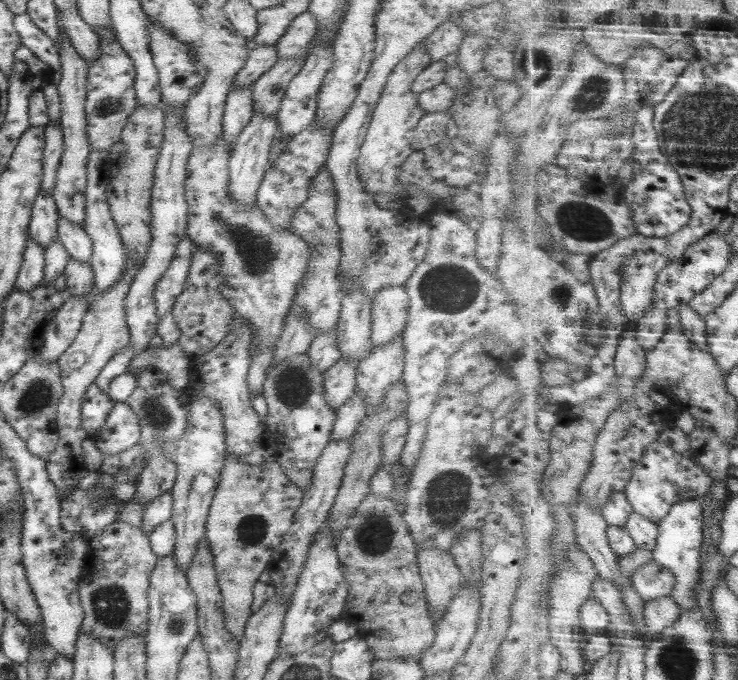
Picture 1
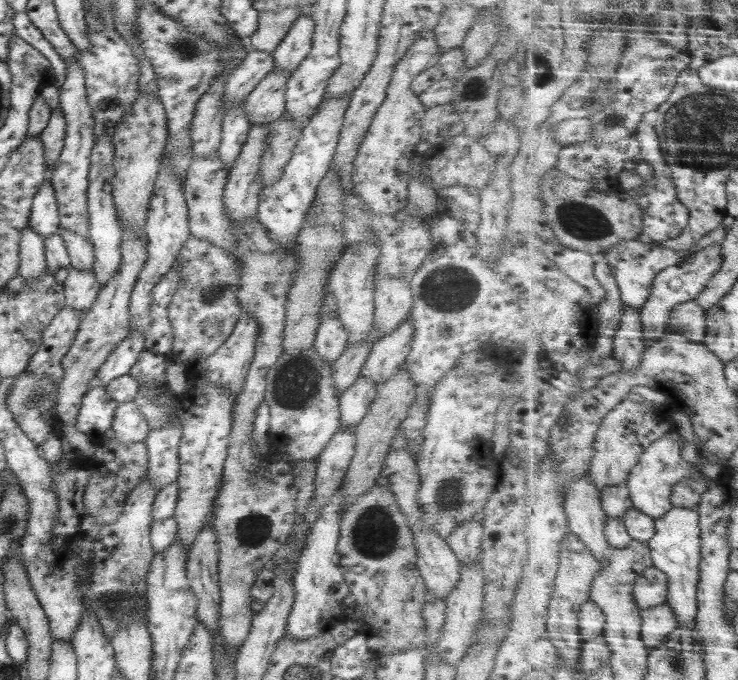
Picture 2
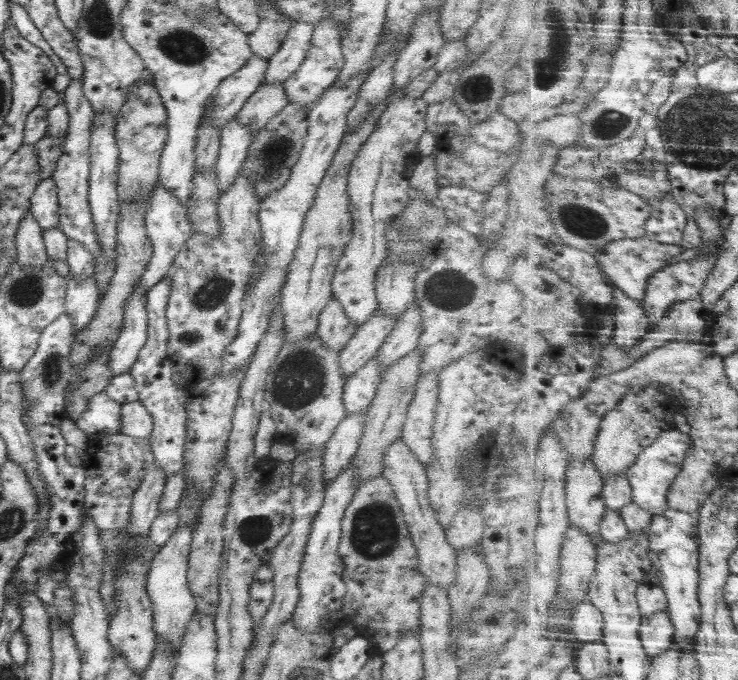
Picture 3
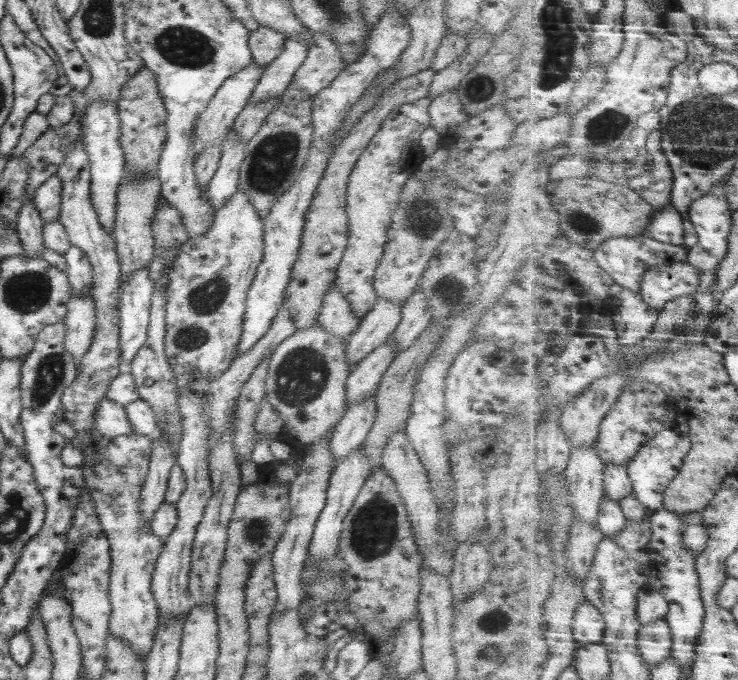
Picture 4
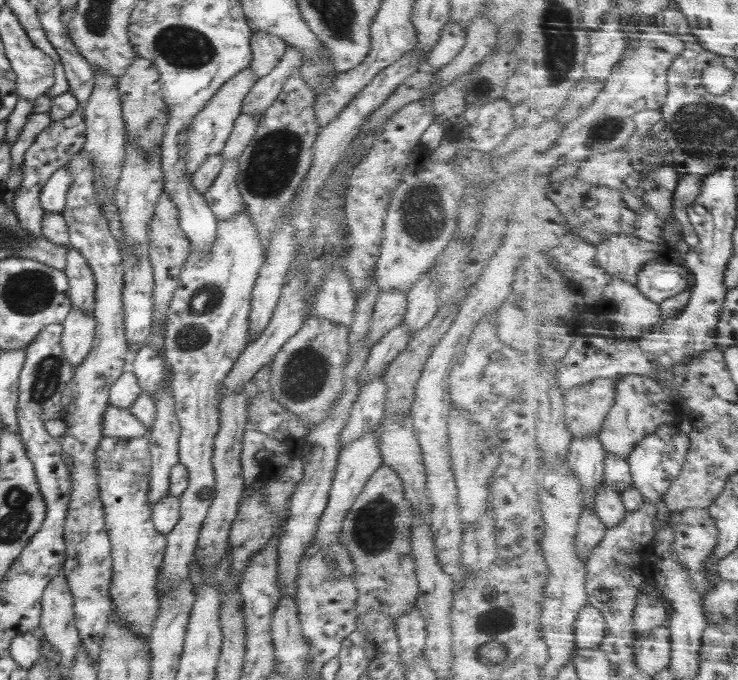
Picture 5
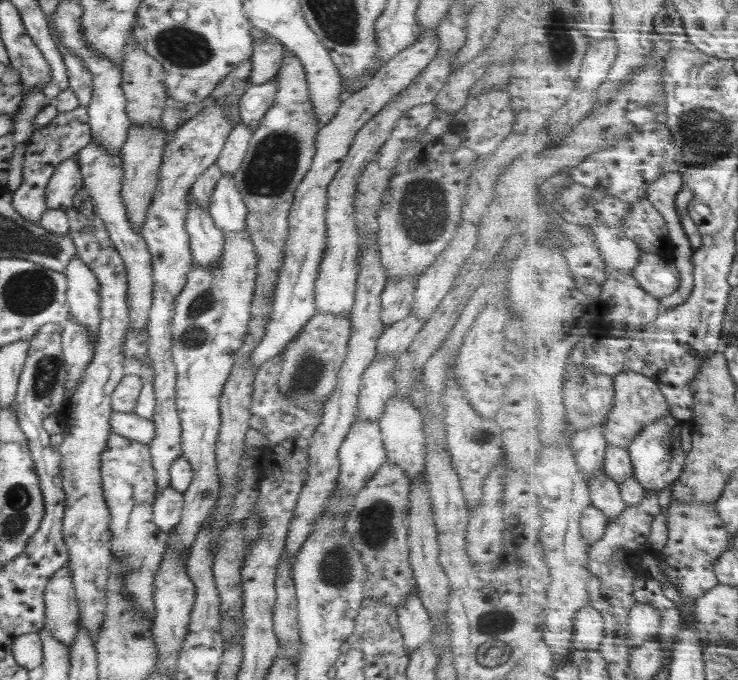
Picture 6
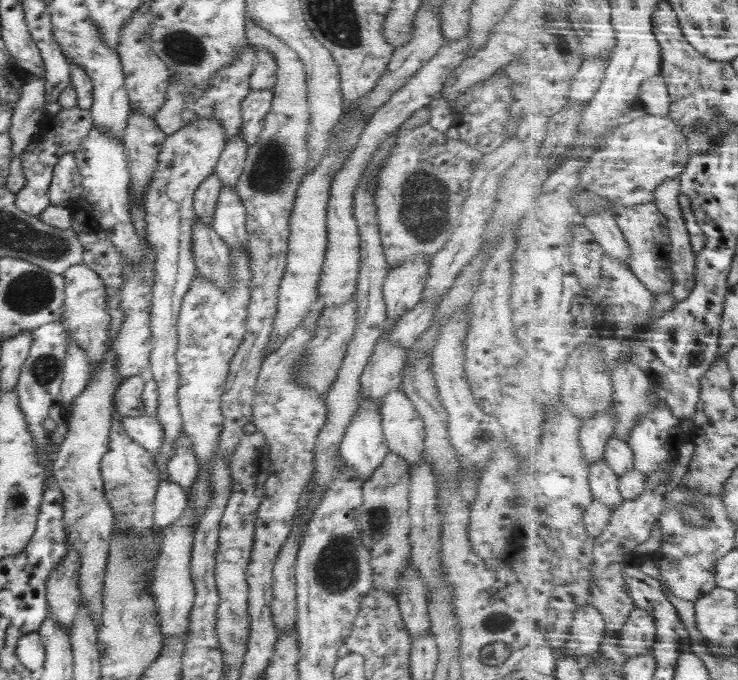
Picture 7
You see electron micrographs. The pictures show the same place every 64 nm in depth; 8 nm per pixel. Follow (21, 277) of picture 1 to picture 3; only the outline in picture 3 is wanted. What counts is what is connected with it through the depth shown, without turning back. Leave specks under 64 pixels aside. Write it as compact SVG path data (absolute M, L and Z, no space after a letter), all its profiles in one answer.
M27 212L16 233L16 252L14 258L23 268L41 268L48 261L43 230Z

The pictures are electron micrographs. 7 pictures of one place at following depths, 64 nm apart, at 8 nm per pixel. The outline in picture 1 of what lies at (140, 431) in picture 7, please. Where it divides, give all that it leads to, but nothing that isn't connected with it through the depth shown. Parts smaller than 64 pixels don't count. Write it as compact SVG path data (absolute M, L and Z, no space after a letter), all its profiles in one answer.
M95 383L87 389L81 404L81 427L89 438L95 439L98 436L98 429L105 423L114 403L107 393L99 391Z

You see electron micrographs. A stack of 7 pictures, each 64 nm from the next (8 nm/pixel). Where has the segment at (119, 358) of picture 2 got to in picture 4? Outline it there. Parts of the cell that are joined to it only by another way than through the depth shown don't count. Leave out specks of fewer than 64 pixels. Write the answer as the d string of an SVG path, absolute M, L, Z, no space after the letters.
M146 266L135 270L122 284L122 293L119 300L119 337L120 337L120 360L122 363L131 362L147 339L150 322L150 305L153 290L156 283L150 280L149 270Z

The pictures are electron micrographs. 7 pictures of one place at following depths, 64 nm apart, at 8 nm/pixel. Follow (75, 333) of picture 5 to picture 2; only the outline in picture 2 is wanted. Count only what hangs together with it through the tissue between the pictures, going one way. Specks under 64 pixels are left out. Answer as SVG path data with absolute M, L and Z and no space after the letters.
M70 266L66 280L65 304L79 312L79 317L92 308L94 299L101 289L101 284L96 280L93 271L79 271Z

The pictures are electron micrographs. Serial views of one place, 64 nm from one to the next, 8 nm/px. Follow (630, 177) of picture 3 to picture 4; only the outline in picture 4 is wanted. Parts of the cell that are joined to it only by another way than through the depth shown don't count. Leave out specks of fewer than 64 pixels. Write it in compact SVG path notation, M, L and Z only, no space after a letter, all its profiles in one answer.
M659 126L646 142L650 160L649 171L630 180L630 187L652 204L655 214L672 201L676 184L674 170L661 145L662 138Z

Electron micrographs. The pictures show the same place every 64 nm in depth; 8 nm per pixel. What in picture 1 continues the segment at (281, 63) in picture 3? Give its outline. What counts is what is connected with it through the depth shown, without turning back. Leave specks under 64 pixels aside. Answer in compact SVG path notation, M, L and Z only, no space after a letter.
M306 11L292 20L290 26L285 28L284 34L275 44L279 59L289 59L304 54L309 47L309 42L316 36L319 22L316 17Z

